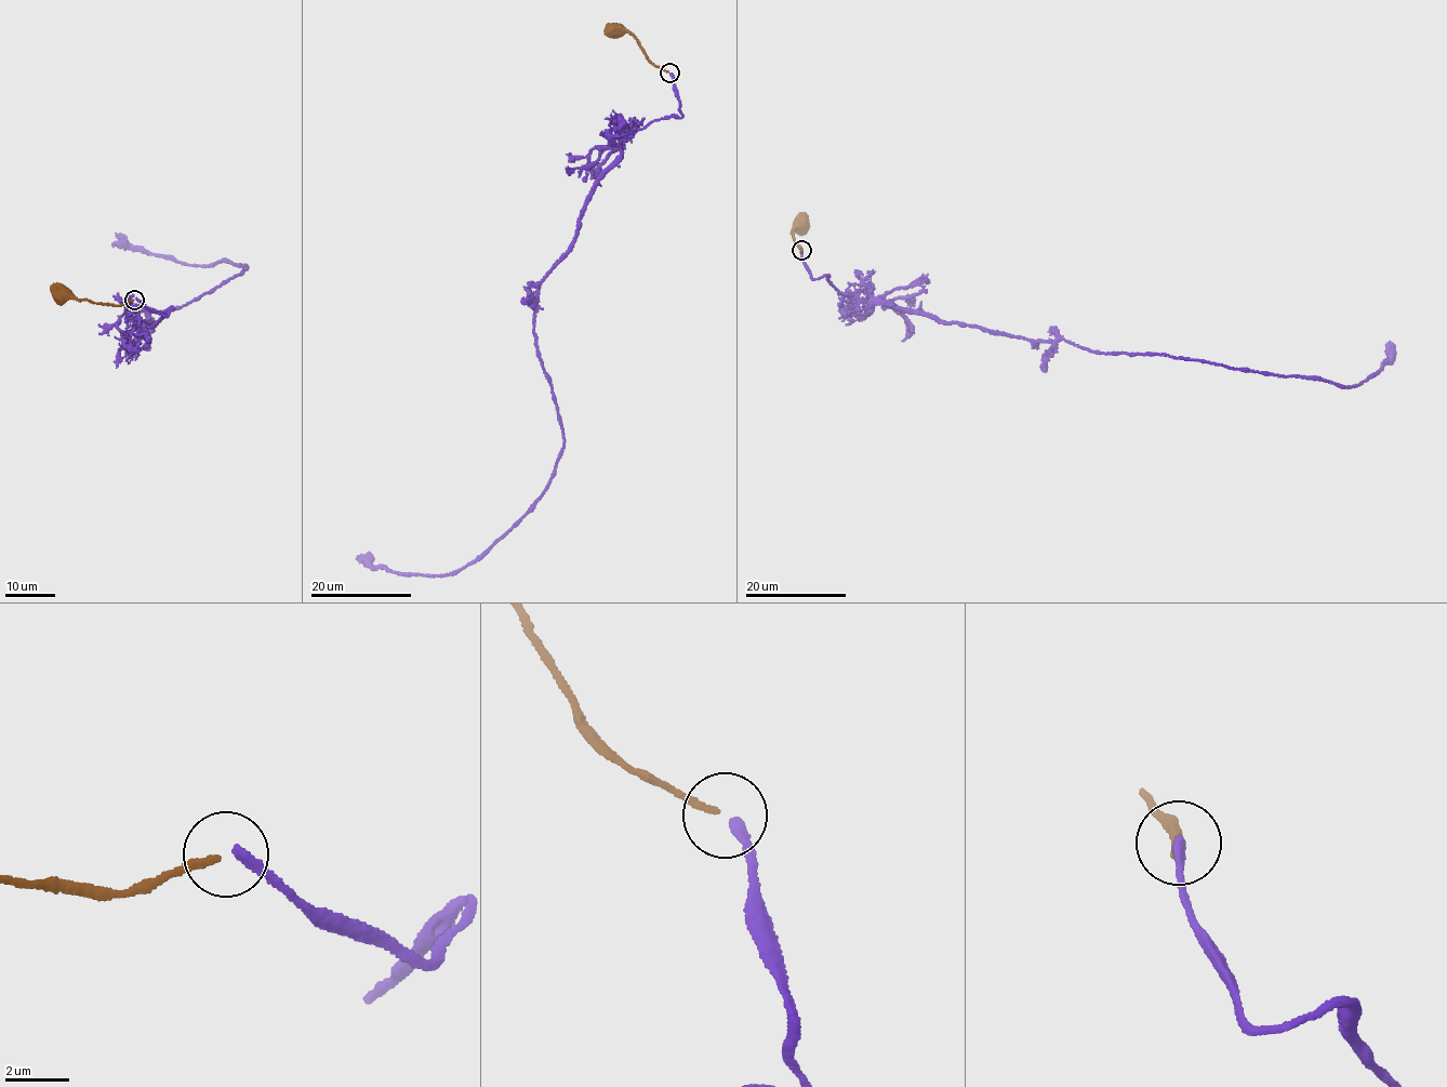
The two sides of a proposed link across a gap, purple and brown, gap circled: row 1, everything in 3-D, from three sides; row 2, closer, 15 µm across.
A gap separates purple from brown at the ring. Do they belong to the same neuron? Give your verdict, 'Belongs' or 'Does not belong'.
Does not belong

